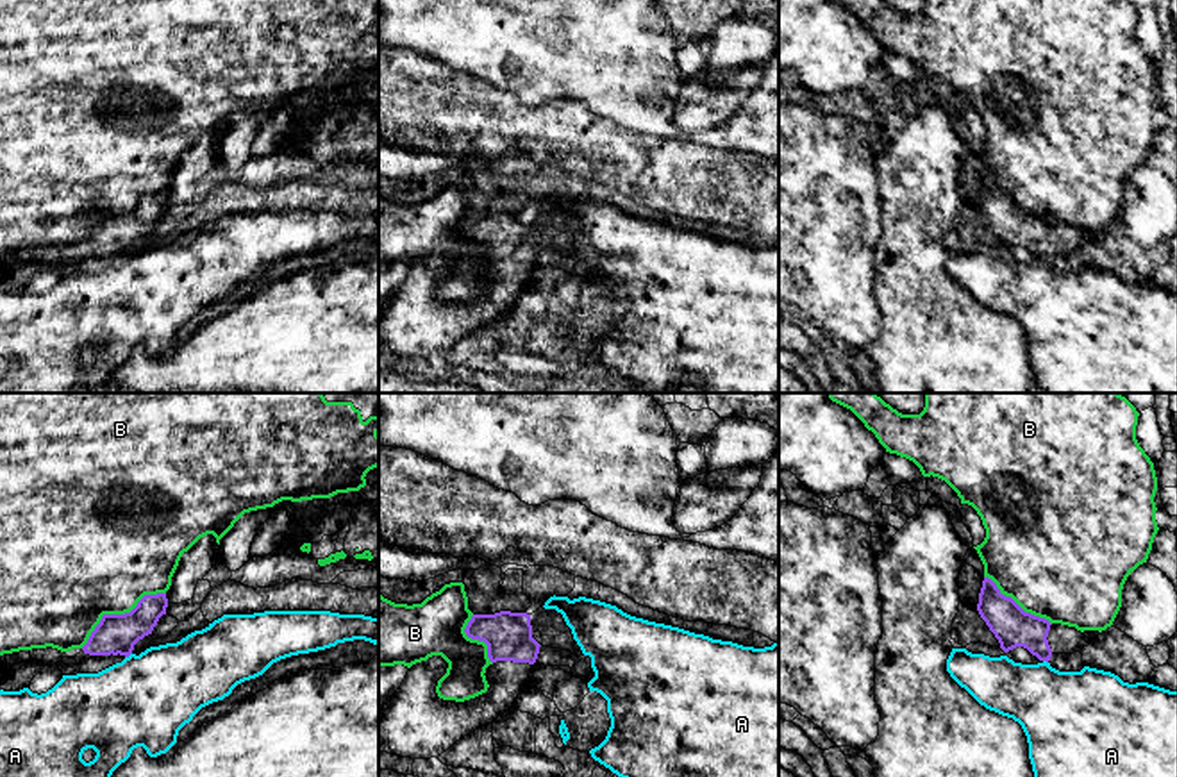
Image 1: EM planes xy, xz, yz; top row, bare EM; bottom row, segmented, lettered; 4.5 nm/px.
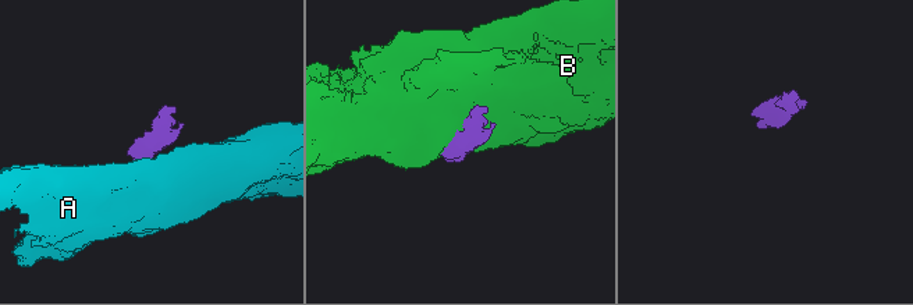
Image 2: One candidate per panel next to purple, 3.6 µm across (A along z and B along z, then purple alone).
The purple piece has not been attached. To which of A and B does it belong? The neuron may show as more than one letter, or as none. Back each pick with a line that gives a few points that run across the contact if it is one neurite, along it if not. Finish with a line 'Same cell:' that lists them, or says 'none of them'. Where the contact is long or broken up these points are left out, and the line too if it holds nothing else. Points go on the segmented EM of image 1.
Same cell: none of them

